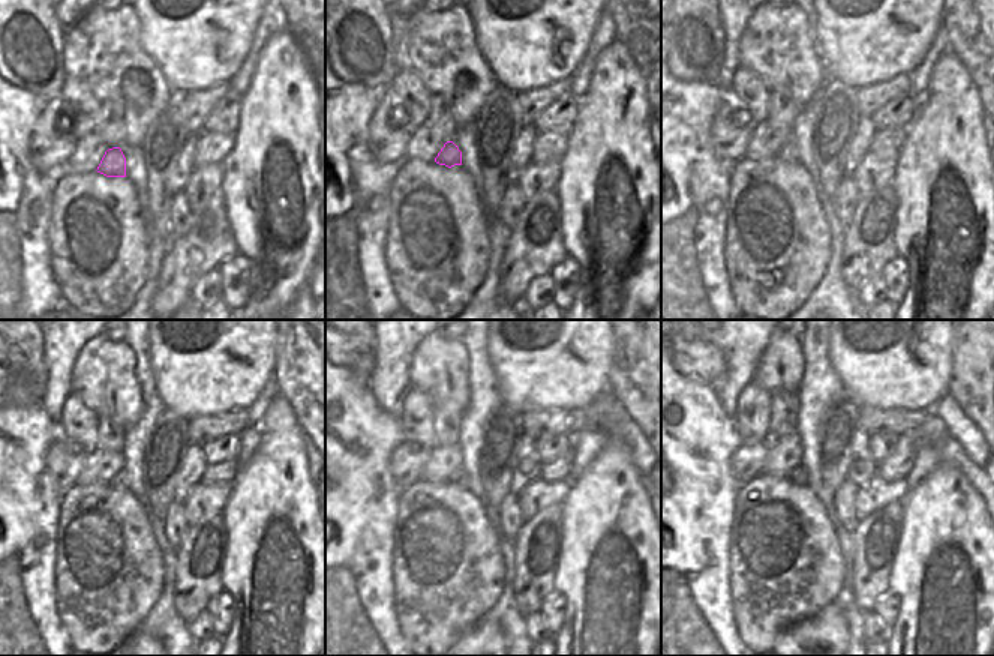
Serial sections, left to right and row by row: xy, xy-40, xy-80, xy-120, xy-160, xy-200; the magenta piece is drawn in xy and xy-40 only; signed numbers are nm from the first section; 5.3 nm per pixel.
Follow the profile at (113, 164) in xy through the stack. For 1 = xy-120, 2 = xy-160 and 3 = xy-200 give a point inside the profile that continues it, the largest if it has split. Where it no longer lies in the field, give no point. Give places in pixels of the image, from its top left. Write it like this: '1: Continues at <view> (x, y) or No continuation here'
1: Continues at xy-120 (119, 479)
2: Continues at xy-160 (459, 476)
3: Continues at xy-200 (798, 476)

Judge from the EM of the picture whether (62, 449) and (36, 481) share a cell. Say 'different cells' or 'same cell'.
different cells

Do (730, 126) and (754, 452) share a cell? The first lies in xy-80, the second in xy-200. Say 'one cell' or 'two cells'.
one cell

